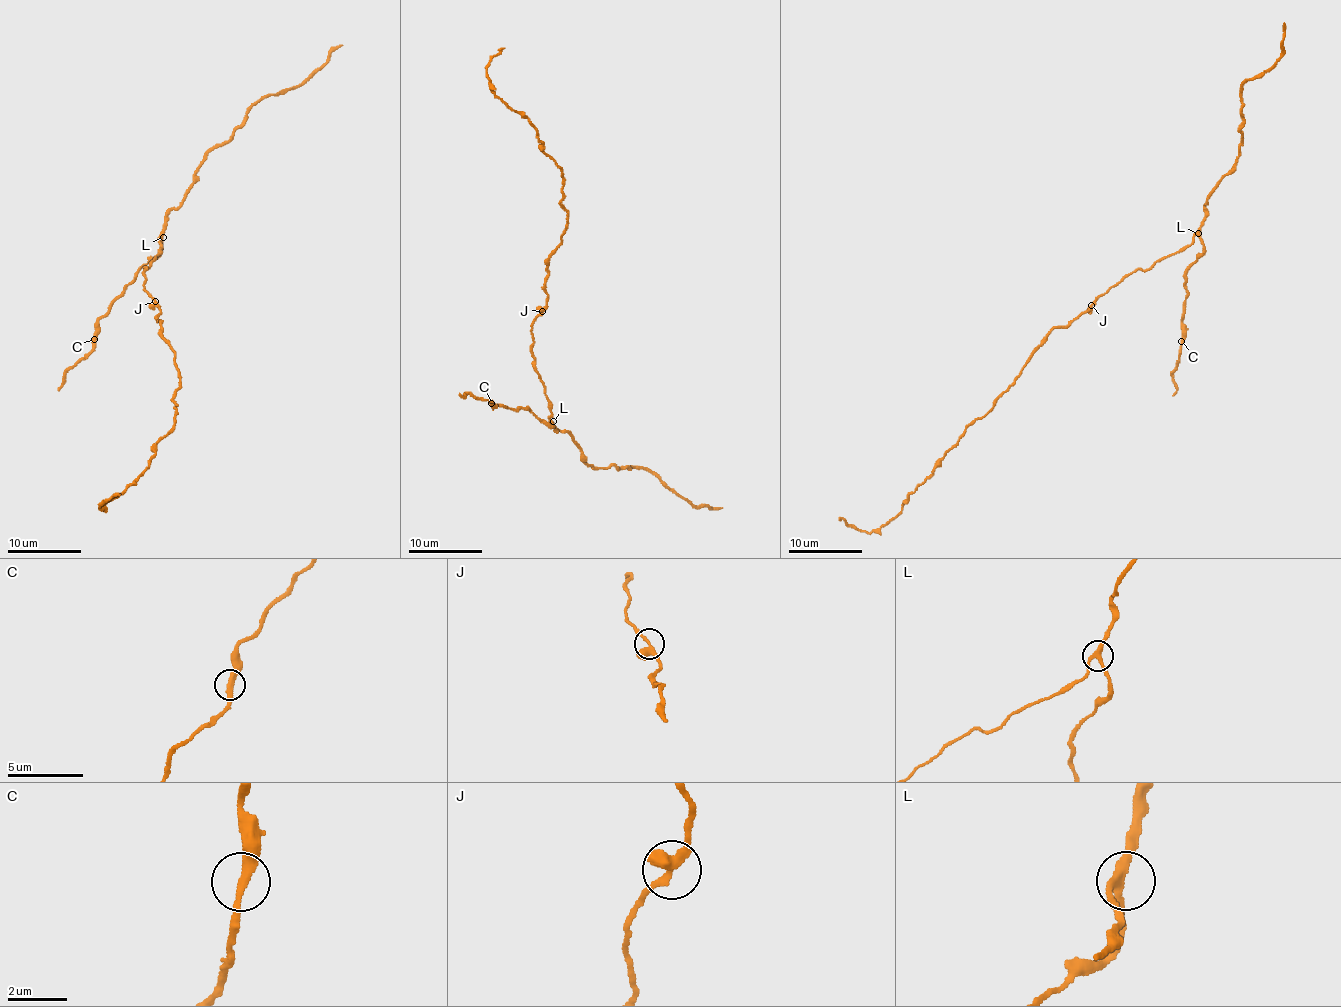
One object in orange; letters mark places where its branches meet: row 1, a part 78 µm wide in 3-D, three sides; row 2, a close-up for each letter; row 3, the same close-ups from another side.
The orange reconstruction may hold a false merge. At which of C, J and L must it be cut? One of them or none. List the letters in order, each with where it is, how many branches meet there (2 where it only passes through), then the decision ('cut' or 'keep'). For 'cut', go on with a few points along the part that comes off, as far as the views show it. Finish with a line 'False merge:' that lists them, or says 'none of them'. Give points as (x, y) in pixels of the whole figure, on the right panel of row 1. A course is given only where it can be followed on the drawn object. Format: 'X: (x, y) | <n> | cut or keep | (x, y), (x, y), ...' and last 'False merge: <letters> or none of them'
C: (1181, 341) | 2 | keep
J: (1091, 305) | 3 | keep
L: (1198, 233) | 3 | keep
False merge: none of them

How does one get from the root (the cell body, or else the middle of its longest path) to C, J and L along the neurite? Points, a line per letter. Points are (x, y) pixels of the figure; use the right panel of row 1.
C: (1111, 286), (1137, 269), (1148, 269), (1185, 250), (1196, 235), (1203, 244), (1203, 252), (1187, 270), (1181, 341)
J: (1111, 286), (1092, 305)
L: (1111, 286), (1137, 269), (1148, 269), (1156, 262), (1185, 250), (1198, 233)

